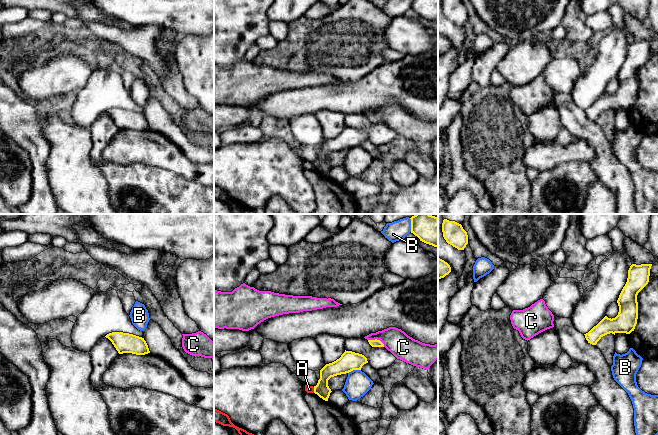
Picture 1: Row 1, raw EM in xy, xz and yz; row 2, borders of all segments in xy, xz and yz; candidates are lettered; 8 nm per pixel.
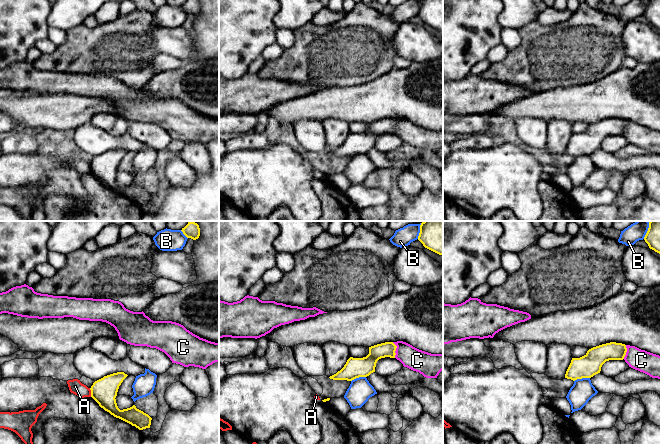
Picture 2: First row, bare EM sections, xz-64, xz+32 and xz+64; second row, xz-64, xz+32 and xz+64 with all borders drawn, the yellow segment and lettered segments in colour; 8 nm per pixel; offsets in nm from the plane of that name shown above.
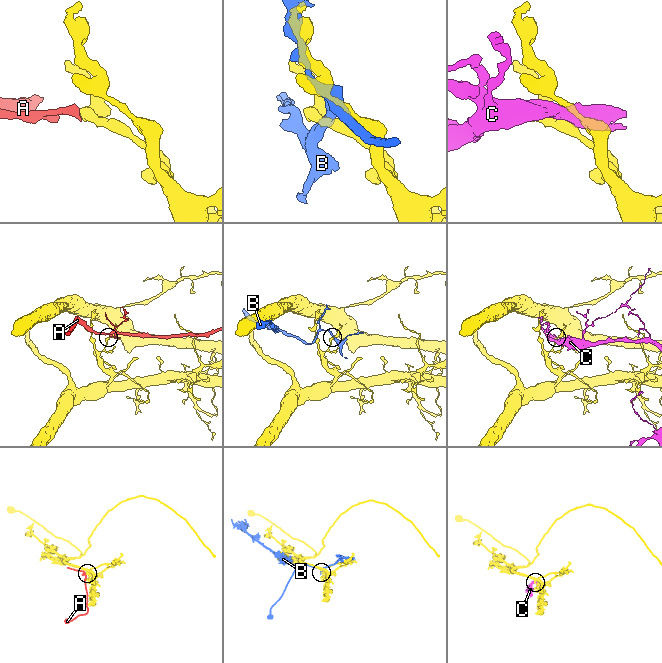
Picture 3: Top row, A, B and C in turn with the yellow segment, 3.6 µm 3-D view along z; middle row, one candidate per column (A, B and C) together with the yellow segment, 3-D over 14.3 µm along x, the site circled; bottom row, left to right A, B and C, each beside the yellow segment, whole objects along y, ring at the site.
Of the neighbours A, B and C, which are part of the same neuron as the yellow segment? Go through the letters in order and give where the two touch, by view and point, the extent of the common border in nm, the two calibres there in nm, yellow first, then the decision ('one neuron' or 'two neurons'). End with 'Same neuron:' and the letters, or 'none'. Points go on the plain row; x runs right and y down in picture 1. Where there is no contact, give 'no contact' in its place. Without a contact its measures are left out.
A: contact xz (314, 166); length 50 nm; calibres 120 and 60 nm; two neurons
B: contact xz (354, 145); length 110 nm; calibres 160 and 200 nm; two neurons
C: contact xz (376, 115); length 150 nm; calibres 60 and 200 nm; two neurons
Same neuron: none

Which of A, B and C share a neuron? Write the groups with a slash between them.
A / B / C

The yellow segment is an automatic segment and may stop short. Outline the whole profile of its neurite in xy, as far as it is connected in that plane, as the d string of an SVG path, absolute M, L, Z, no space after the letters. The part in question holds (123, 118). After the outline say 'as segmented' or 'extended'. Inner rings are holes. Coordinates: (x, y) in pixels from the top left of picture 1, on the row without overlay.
M112 108L105 113L112 118L119 130L145 131L150 129L148 121L142 113L123 108Z; as segmented

